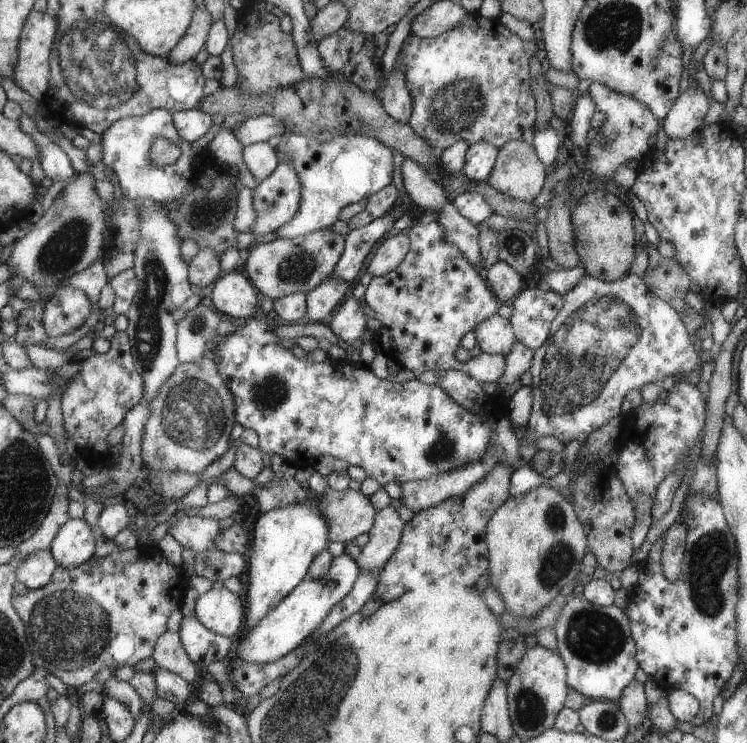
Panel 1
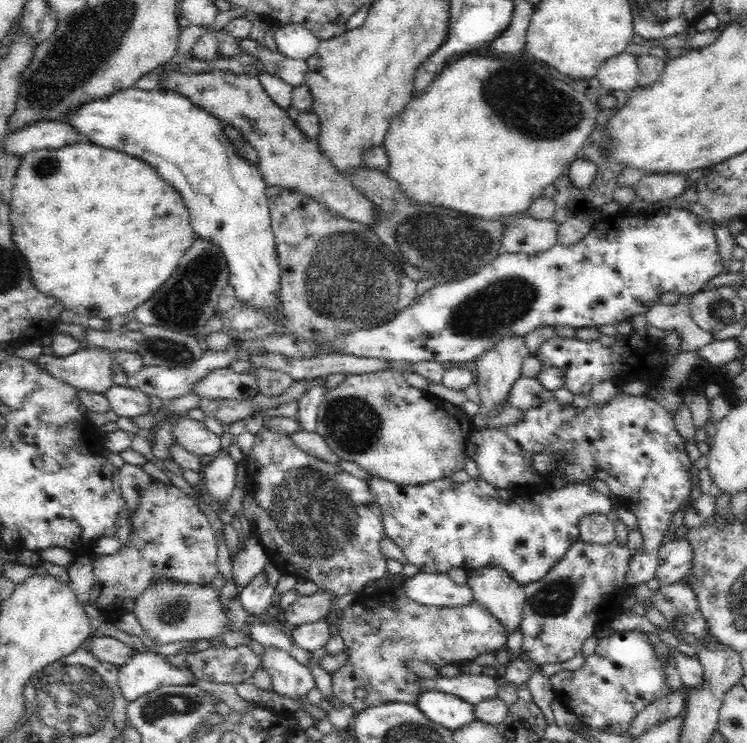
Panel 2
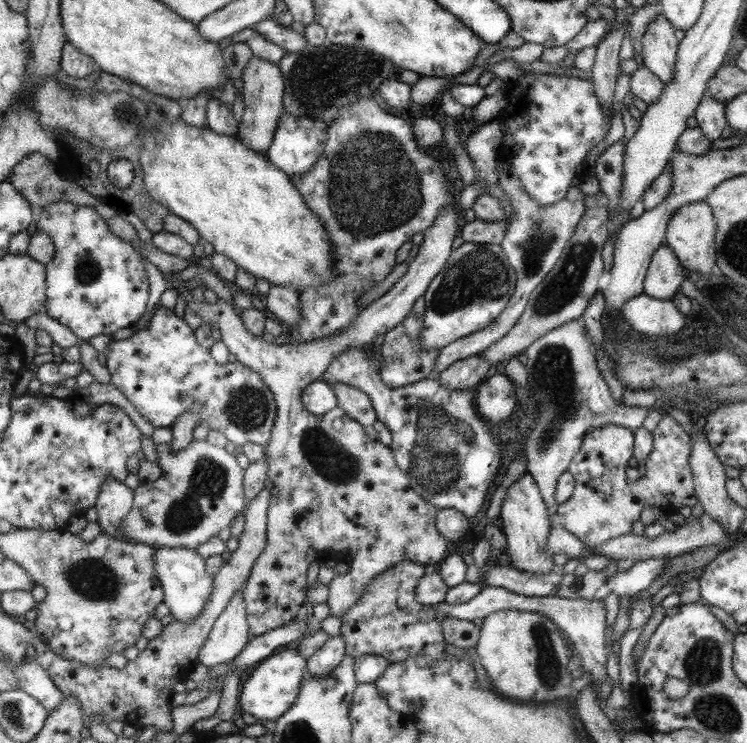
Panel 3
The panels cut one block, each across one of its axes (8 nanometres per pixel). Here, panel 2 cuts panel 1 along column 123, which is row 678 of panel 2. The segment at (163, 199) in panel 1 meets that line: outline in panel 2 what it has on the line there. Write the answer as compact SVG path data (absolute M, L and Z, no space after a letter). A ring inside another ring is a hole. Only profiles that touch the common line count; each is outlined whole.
M146 646L142 650L130 648L130 658L126 664L118 666L117 683L119 684L121 693L128 702L140 698L141 695L148 694L153 690L167 686L188 686L196 685L197 678L192 670L186 666L174 666L168 661L166 655L150 651Z

